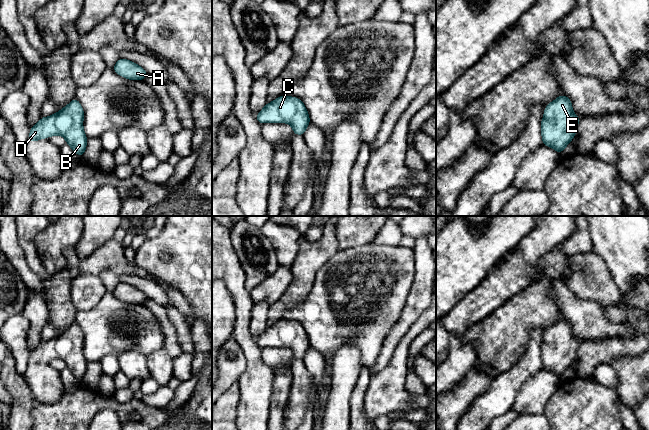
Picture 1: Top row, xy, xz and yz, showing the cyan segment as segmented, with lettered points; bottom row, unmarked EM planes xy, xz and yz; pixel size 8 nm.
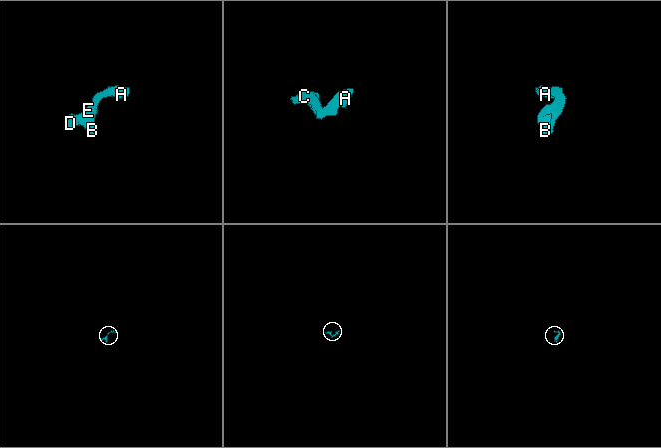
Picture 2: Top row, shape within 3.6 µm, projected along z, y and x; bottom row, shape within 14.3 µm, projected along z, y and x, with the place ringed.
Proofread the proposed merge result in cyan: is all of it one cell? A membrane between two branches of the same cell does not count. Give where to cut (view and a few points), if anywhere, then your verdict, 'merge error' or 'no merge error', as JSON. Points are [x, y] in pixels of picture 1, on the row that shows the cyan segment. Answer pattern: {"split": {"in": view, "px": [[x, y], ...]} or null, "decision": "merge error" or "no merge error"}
{"split": null, "decision": "no merge error"}

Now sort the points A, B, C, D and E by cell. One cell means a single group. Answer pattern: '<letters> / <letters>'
A B C D E

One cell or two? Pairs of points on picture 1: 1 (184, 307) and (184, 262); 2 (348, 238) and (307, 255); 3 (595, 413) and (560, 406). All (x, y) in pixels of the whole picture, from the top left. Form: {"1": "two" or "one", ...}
{"1": "two", "2": "two", "3": "one"}

